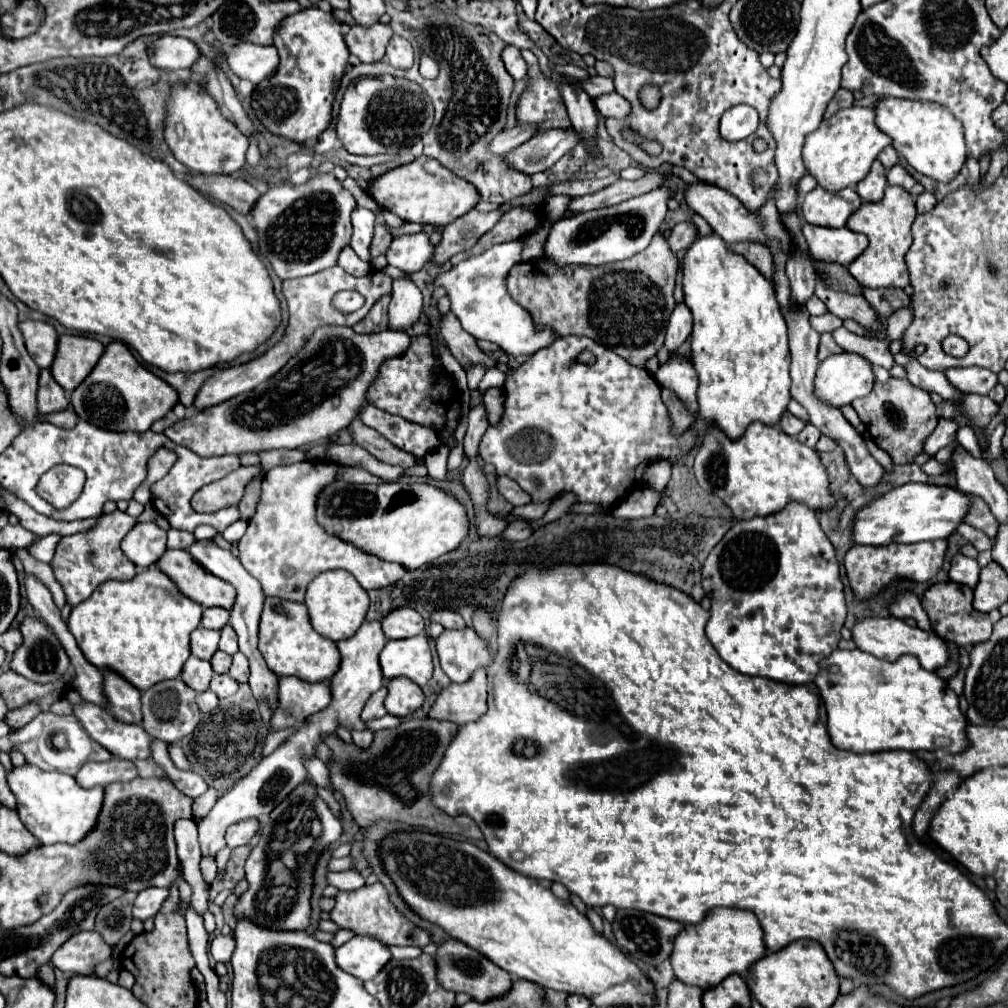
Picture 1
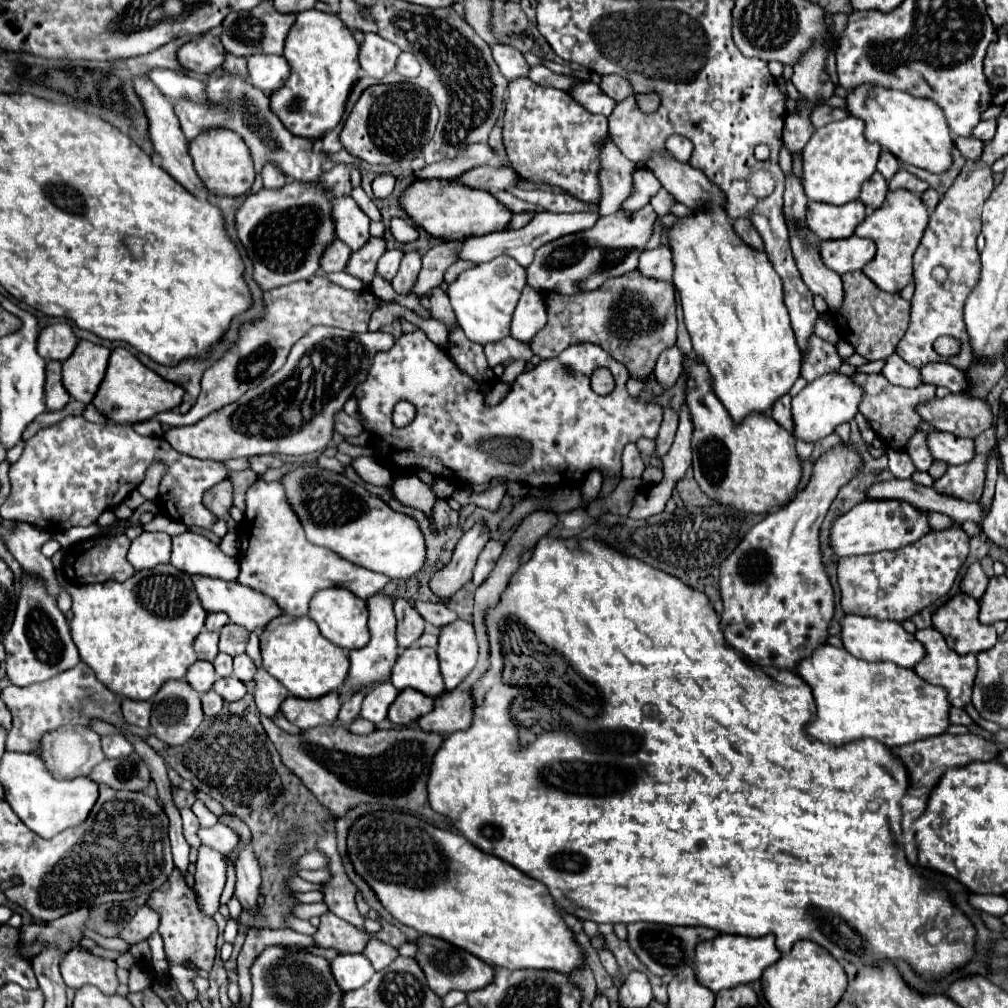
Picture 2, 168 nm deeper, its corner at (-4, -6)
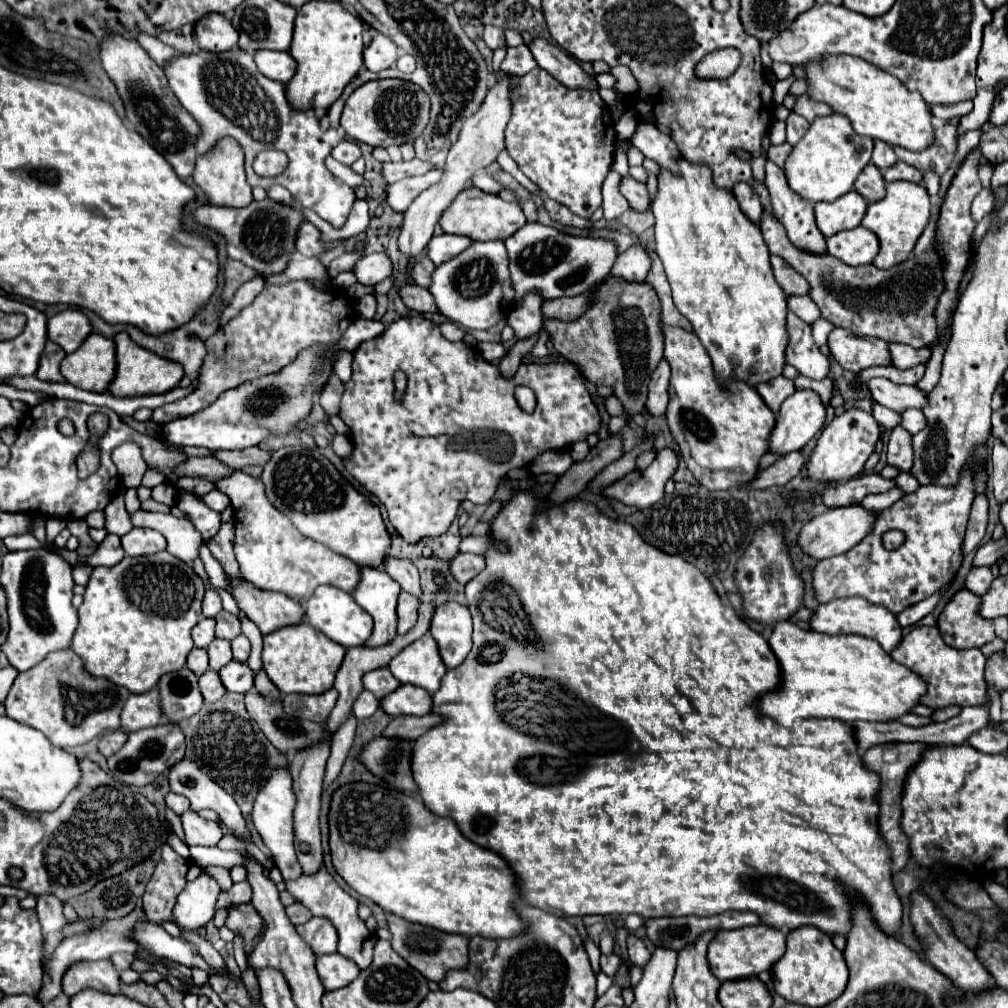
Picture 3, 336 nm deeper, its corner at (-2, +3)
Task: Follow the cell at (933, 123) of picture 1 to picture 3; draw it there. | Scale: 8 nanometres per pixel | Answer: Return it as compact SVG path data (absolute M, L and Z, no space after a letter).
M826 57L822 63L808 63L808 93L812 99L828 103L834 113L850 119L858 135L900 145L910 151L924 151L934 143L932 109L920 93L906 89L896 77L858 57Z

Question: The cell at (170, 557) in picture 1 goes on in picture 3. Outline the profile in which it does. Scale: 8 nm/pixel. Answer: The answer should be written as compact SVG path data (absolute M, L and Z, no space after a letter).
M228 577L228 581L238 609L258 625L262 635L302 621L302 605L288 595L258 591L258 587L254 587L250 581L242 581L238 577Z

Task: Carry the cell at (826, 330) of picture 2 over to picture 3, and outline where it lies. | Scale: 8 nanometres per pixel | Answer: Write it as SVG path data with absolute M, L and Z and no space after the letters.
M790 295L788 297L788 309L794 311L802 321L806 321L810 325L822 317L820 311L818 311L818 307L816 307L816 303L808 295L804 295L804 297Z

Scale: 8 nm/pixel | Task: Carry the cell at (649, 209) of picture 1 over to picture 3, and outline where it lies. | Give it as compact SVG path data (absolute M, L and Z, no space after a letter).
M526 223L504 243L510 257L516 299L528 291L538 291L544 299L582 295L612 271L618 255L618 245L612 239L570 235L542 223Z

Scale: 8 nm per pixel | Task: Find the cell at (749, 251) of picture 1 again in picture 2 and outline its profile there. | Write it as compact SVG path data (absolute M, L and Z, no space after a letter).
M734 220L734 230L748 246L752 246L754 250L764 250L760 234L756 232L756 228L752 228L752 224L748 224L748 220Z

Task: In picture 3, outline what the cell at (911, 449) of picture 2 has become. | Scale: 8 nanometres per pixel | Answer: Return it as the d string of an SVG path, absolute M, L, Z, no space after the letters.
M894 427L888 441L888 463L900 467L900 471L910 471L914 463L912 435L904 427Z

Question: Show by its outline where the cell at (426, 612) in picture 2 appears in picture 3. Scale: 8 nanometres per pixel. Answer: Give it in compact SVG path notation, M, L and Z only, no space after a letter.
M388 557L384 563L384 569L388 571L388 575L400 583L400 587L404 591L408 591L414 597L422 597L422 589L420 589L420 577L418 577L418 569L410 563L410 561L402 561L402 559L392 559Z

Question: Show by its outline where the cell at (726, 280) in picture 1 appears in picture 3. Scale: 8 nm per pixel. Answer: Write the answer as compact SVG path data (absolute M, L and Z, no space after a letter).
M680 159L680 173L682 175L676 177L670 175L670 171L660 171L658 195L652 203L656 217L654 251L664 263L668 281L672 285L674 303L678 311L692 323L694 333L712 357L714 373L720 381L738 379L752 387L768 383L770 379L782 375L786 367L786 347L790 335L786 333L788 295L774 277L762 231L750 223L746 215L742 215L738 201L730 191L714 187L708 167L692 167L686 163L686 159Z

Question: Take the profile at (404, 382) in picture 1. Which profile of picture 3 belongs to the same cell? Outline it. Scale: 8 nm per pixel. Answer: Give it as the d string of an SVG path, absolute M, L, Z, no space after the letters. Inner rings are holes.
M402 317L402 319L394 321L378 339L362 343L362 347L358 347L358 351L354 351L352 379L346 385L344 395L342 395L340 417L350 427L352 441L354 441L354 453L352 453L352 457L348 461L344 461L346 469L354 475L356 481L360 481L370 493L374 493L386 505L390 523L410 543L416 543L416 541L420 541L424 537L432 537L432 535L444 533L450 527L450 523L454 521L456 513L458 513L458 501L460 499L470 499L472 503L488 503L494 497L498 481L510 469L528 467L544 451L568 451L570 445L574 445L578 441L586 441L588 435L600 431L598 407L596 407L596 403L594 403L588 387L586 387L586 377L584 377L584 371L582 371L580 365L570 363L570 361L568 363L564 363L564 361L558 361L558 363L522 363L518 373L514 375L514 379L506 381L506 379L502 379L498 367L488 363L488 361L484 361L474 347L468 347L468 345L464 345L460 341L452 343L452 341L444 339L440 329L438 329L438 325L428 321L428 319L424 319L424 317ZM396 371L406 373L406 379L408 379L406 395L404 395L404 399L400 403L394 399L394 375L396 375ZM516 385L526 385L526 387L530 387L534 391L534 395L536 395L536 409L532 413L522 411L522 407L518 405L518 401L514 397L514 387Z

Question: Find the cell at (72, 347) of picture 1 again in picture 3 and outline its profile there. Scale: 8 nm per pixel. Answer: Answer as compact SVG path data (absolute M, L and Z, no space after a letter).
M90 333L74 353L68 353L62 359L60 365L60 371L68 383L96 393L108 389L114 379L114 369L114 341L100 333Z

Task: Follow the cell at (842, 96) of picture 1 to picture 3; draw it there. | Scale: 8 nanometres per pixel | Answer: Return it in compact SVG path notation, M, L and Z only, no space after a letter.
M800 95L798 101L796 101L796 107L794 111L802 117L806 117L810 123L820 117L820 115L830 115L832 113L832 107L826 105L826 103L820 103L820 101L814 101L810 99L810 95Z

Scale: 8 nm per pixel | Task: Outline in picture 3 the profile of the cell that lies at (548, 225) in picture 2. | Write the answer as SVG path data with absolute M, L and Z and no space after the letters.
M440 235L440 237L432 237L428 243L428 257L432 259L432 263L438 267L444 261L456 257L458 253L462 253L464 249L468 249L472 243L476 243L474 239L468 239L466 235Z

